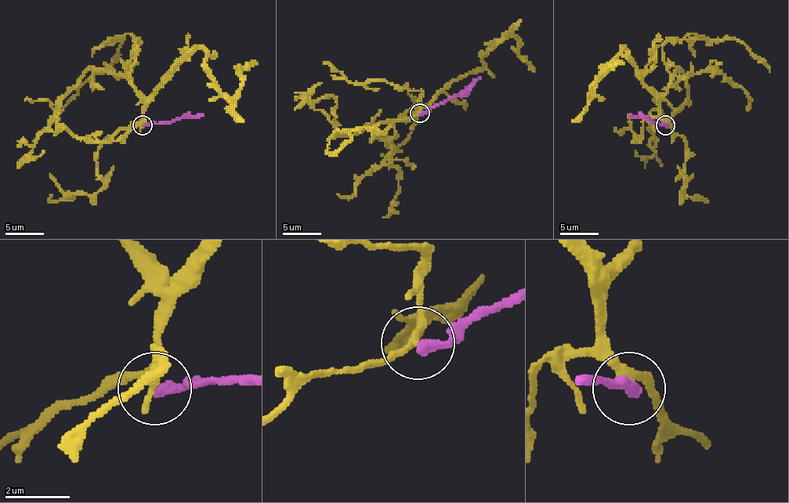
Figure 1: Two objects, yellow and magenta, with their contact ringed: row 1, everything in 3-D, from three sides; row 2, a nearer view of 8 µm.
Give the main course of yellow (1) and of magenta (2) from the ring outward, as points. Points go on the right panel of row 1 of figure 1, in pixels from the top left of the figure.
1: (666, 125), (660, 96), (679, 70), (685, 103), (670, 117), (650, 112), (653, 154), (635, 150)
2: (666, 125), (654, 124), (649, 117), (633, 117), (629, 113)

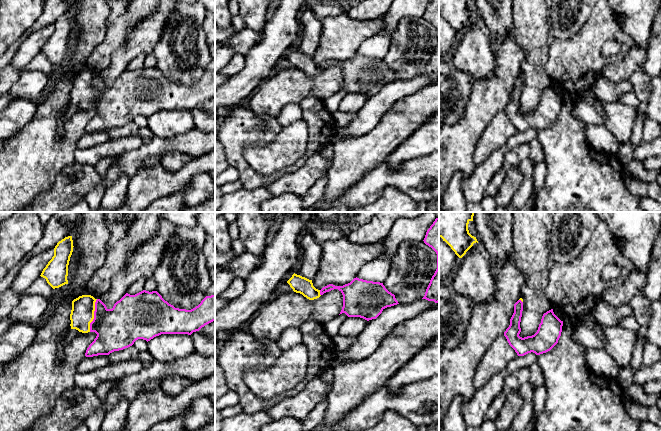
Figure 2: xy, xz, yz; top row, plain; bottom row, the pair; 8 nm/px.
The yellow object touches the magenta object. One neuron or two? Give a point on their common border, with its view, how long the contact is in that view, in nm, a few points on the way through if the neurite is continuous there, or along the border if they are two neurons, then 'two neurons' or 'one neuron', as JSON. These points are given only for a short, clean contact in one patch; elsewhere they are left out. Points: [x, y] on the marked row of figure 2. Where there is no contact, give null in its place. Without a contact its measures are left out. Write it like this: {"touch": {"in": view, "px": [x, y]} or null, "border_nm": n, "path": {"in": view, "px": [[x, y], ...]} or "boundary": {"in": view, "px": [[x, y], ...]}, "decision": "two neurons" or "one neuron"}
{"touch": {"in": "xy", "px": [93, 315]}, "border_nm": 280, "path": {"in": "xy", "px": [[82, 314], [93, 315], [118, 328]]}, "decision": "one neuron"}

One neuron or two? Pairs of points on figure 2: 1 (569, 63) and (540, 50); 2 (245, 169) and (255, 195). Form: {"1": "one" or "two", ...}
{"1": "two", "2": "two"}

